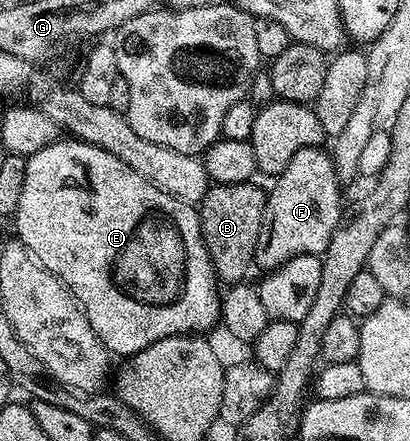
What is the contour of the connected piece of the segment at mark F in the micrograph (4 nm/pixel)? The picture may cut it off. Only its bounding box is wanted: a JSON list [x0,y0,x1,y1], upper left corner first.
[254,148,344,271]

